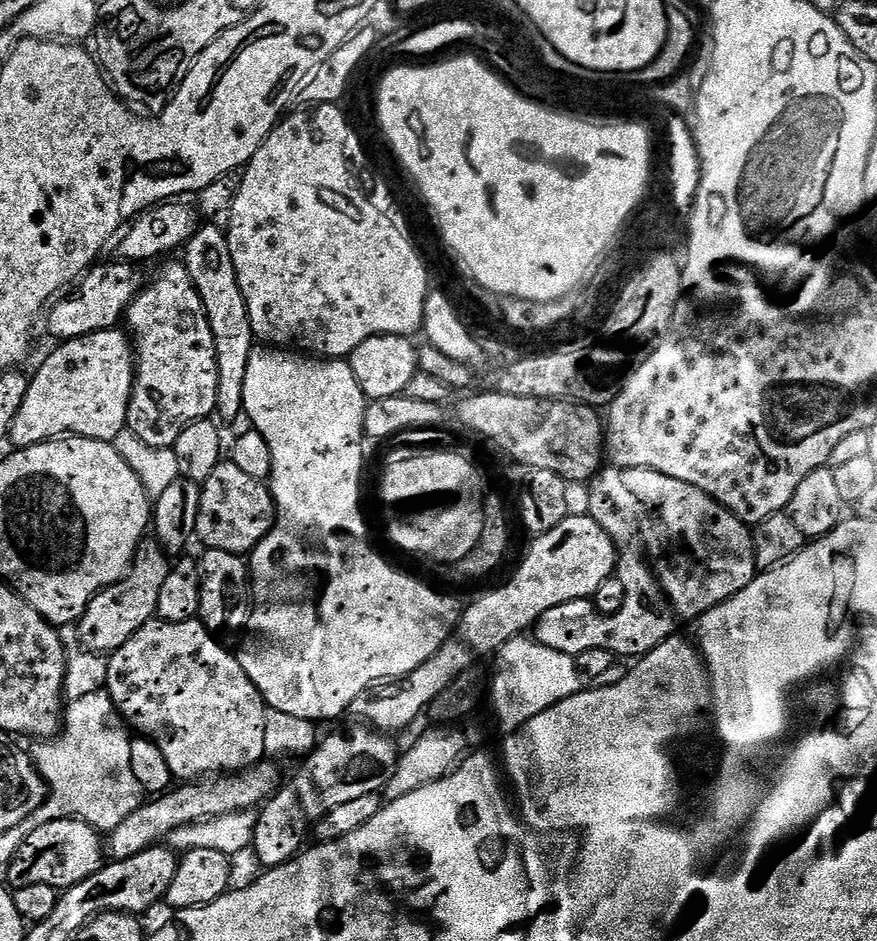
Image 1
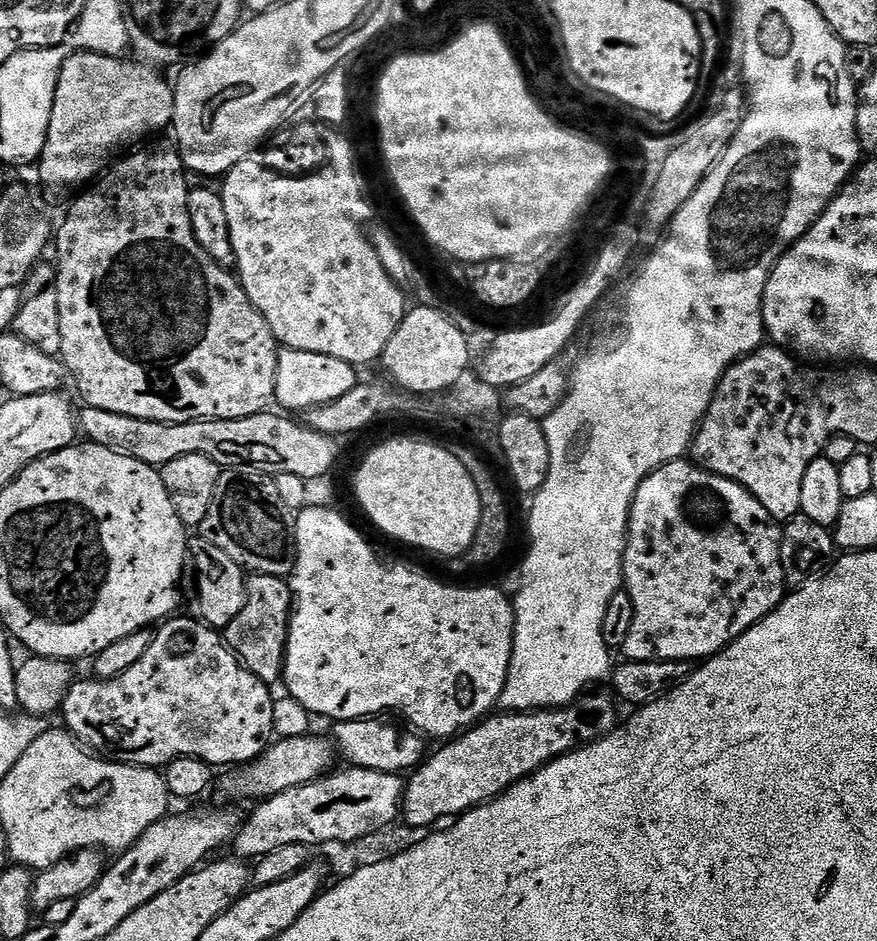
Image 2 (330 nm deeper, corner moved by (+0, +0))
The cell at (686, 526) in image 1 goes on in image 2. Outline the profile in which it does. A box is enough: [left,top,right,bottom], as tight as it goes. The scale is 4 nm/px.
[623,459,786,662]

